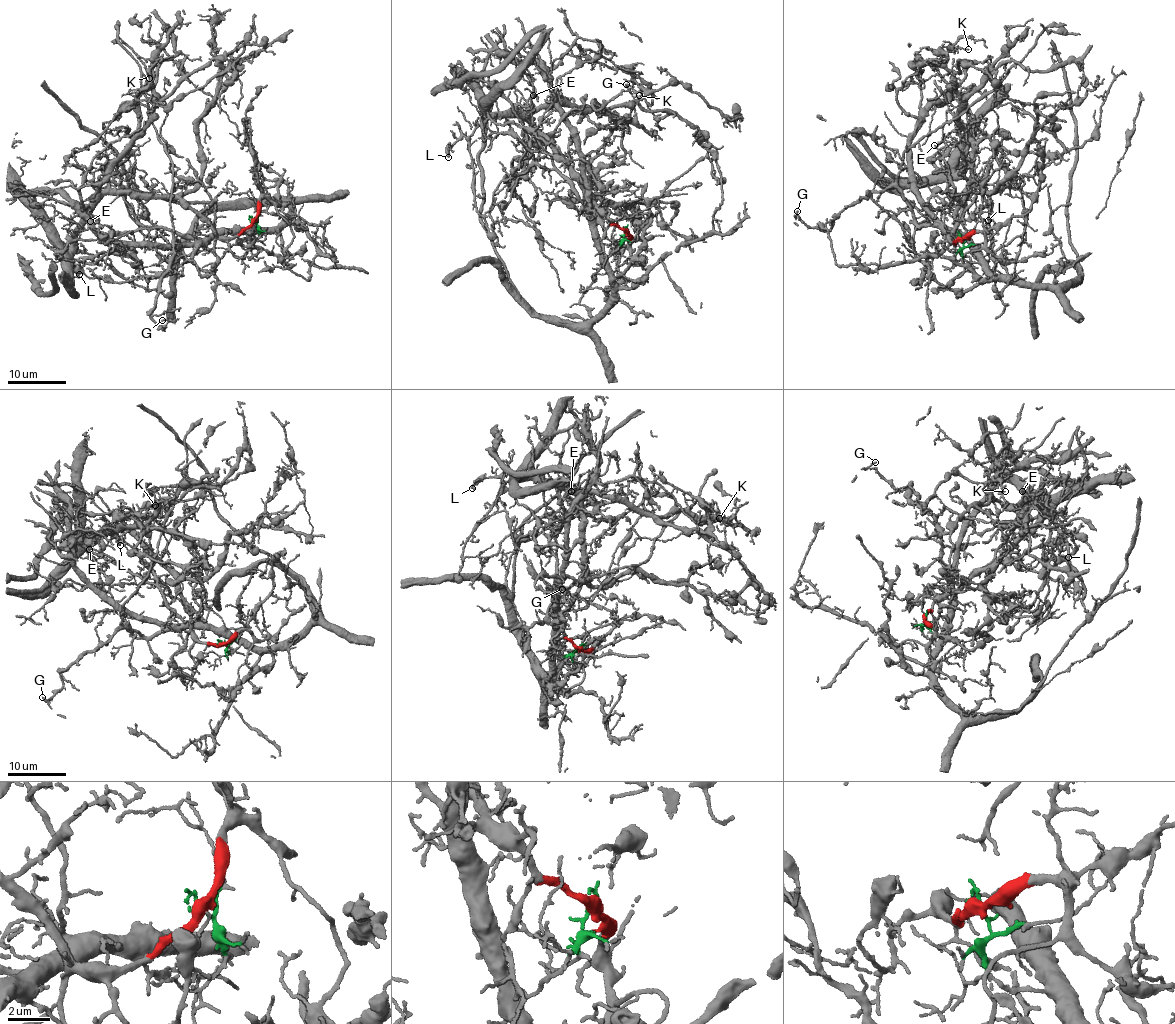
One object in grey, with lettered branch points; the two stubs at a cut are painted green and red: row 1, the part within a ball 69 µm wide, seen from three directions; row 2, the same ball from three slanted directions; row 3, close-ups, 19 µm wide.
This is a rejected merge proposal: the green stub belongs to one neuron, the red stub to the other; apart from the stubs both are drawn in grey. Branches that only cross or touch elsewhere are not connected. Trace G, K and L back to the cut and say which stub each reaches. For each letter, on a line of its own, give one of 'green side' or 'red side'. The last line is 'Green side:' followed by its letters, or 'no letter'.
G: green side
K: red side
L: red side
Green side: G

